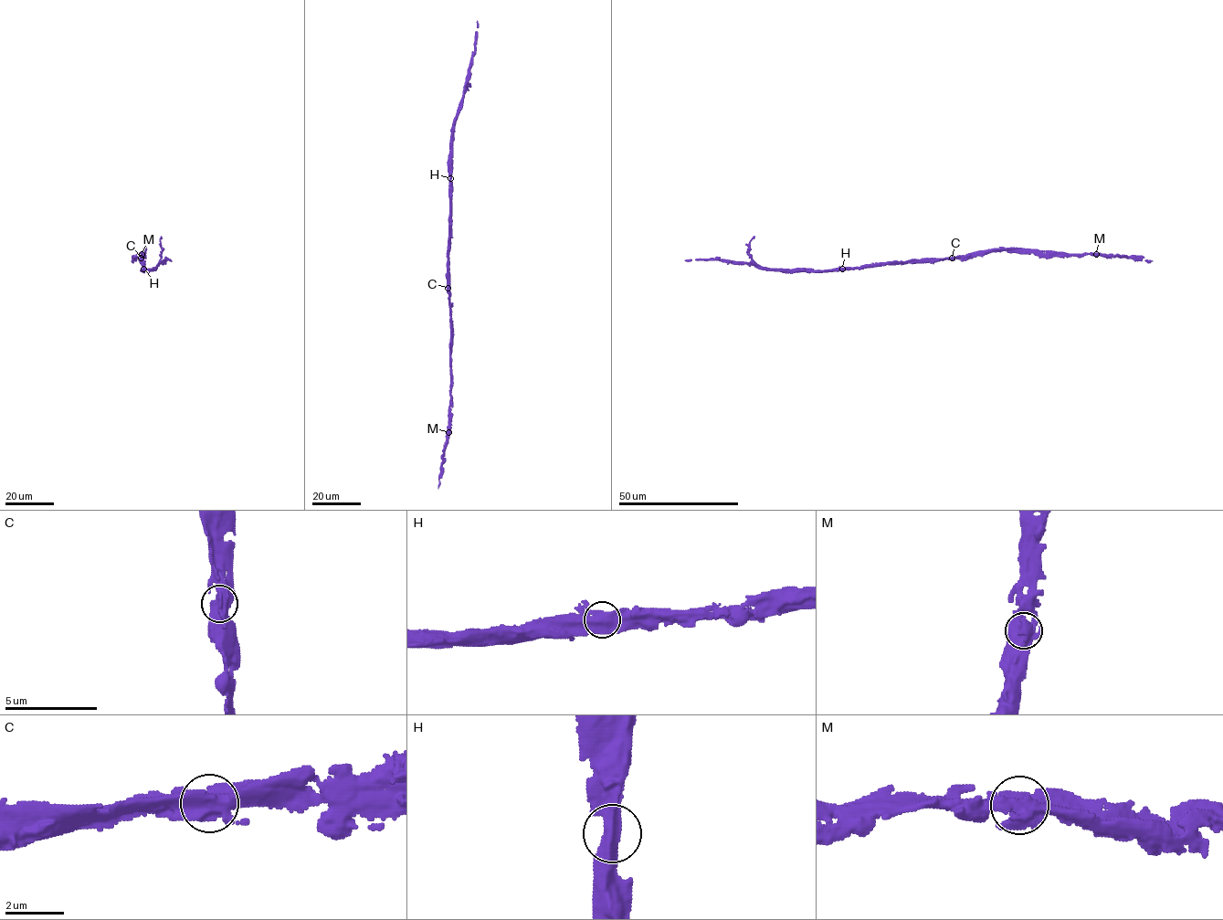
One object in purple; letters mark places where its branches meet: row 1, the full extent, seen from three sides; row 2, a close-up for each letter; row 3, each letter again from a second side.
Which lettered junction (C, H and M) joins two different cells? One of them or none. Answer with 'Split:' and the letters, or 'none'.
Split: none

